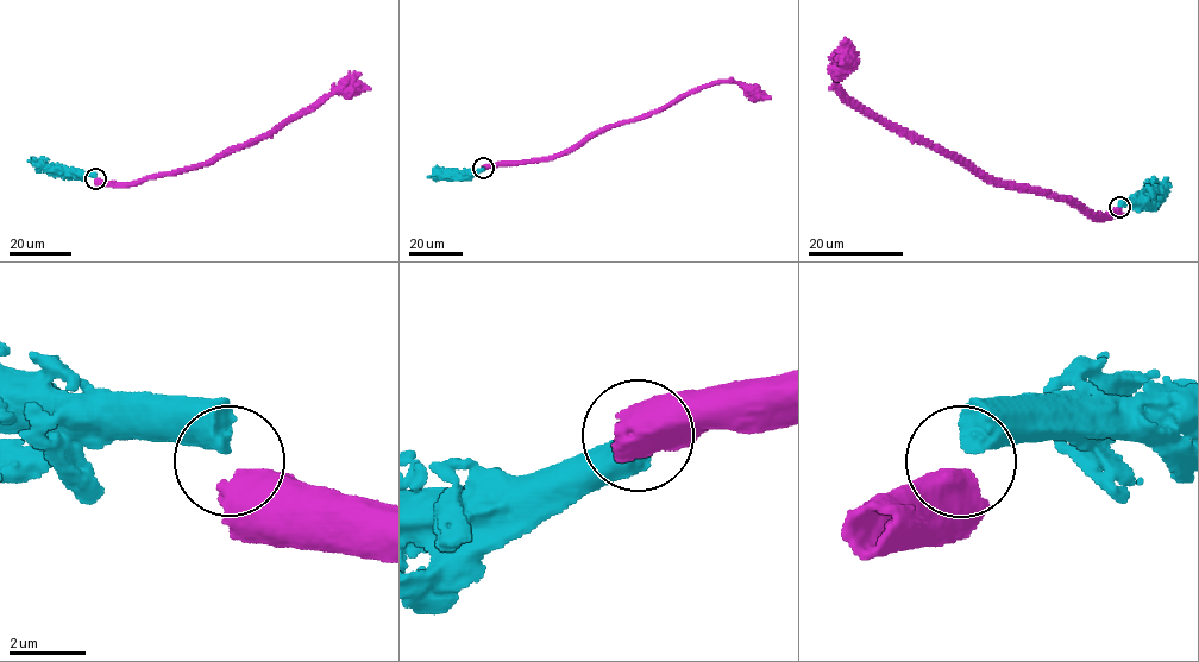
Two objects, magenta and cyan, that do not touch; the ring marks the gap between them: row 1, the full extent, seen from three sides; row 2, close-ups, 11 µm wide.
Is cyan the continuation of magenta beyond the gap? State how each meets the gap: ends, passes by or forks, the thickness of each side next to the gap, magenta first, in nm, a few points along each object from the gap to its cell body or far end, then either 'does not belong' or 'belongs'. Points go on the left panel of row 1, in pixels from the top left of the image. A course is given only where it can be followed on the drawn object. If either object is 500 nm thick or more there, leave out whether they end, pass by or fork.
700/600 nm | magenta via (95, 178), (130, 183), (201, 166), (269, 136), (296, 113), (318, 107), (338, 92), (371, 89) | cyan via (95, 177), (43, 169), (29, 161) | belongs

